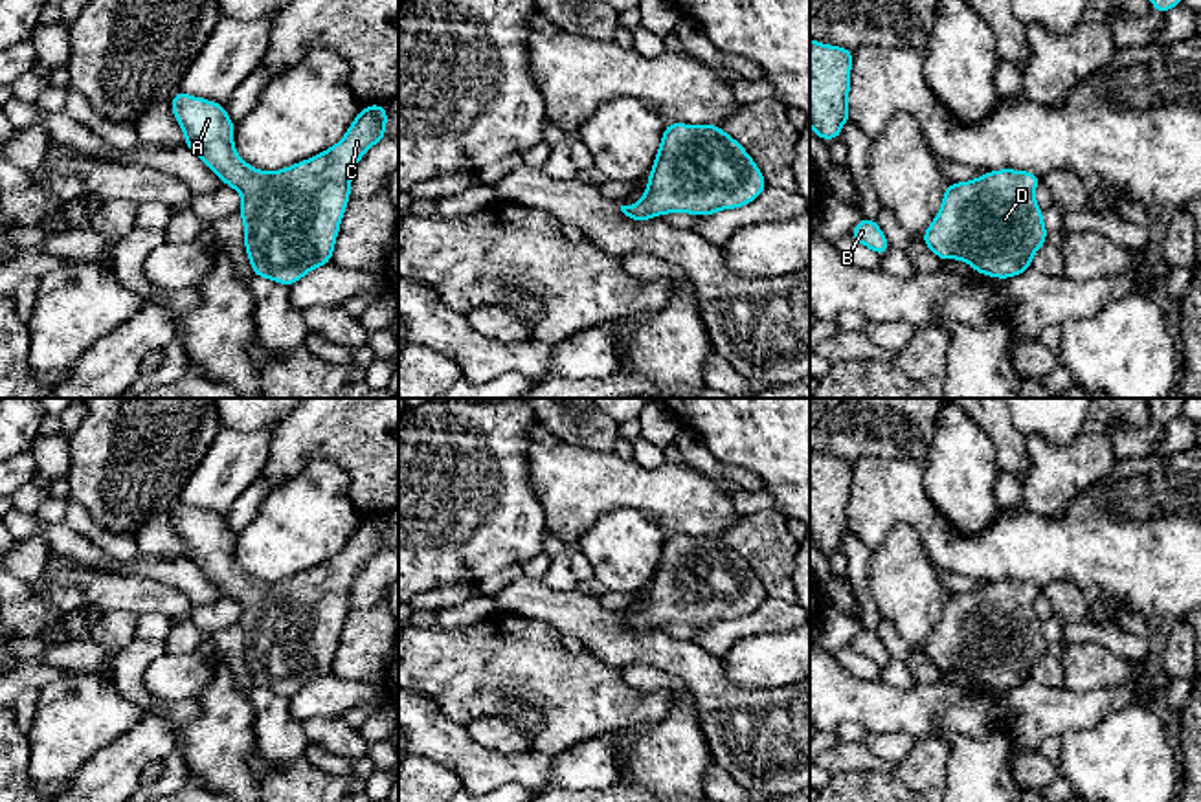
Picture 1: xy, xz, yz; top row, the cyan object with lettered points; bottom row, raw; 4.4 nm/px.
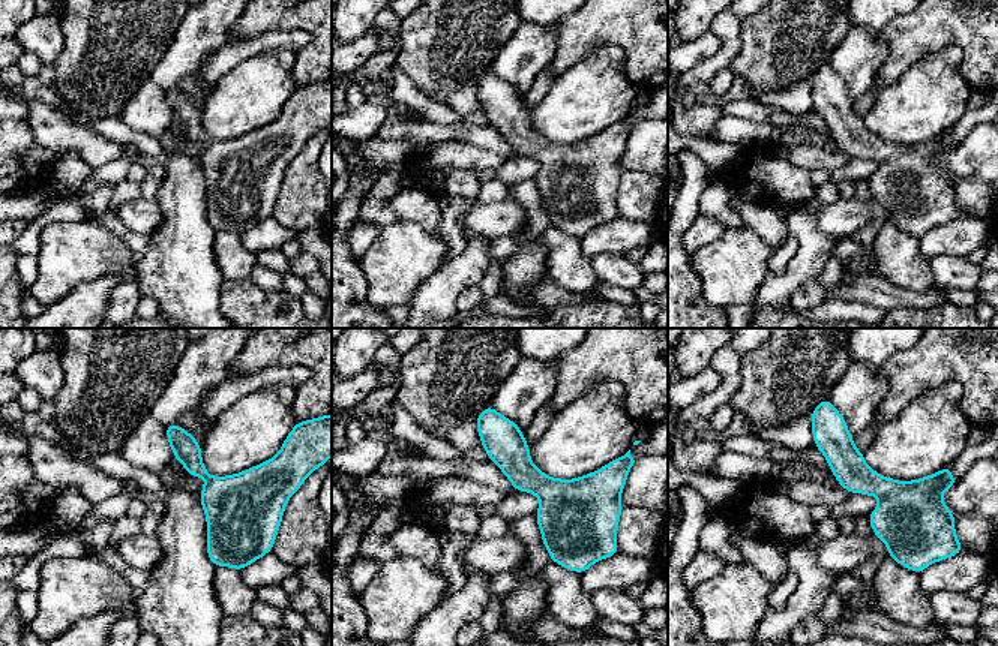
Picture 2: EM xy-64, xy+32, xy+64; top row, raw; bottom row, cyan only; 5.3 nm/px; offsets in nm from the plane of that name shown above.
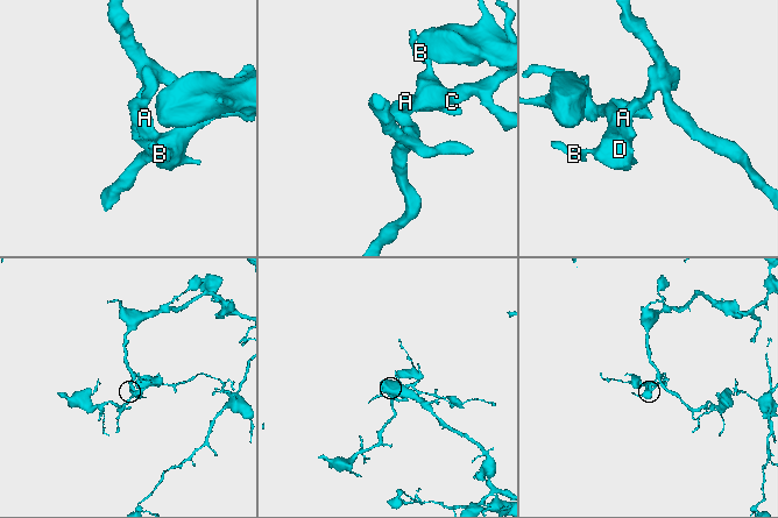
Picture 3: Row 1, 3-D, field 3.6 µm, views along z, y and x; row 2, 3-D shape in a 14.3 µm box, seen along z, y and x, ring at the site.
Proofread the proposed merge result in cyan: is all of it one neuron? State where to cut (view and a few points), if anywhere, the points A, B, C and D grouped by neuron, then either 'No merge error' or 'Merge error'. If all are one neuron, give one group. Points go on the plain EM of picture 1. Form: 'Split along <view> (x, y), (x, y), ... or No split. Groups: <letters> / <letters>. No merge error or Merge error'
No split. Groups: A B C D. No merge error

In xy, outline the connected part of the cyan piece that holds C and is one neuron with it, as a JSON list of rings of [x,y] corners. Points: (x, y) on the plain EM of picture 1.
[[[182,501],[169,516],[184,541],[184,558],[195,562],[211,584],[242,606],[239,626],[244,635],[252,686],[292,697],[310,681],[332,674],[342,628],[351,611],[354,580],[376,552],[387,551],[387,516],[364,518],[336,556],[286,580],[268,584],[253,580],[235,563],[235,534],[228,529],[226,516]]]

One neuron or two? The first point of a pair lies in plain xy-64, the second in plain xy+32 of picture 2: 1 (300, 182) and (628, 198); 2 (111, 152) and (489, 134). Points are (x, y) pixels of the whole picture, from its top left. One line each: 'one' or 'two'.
1: one
2: two

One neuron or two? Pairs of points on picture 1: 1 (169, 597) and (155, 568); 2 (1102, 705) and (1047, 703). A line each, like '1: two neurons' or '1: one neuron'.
1: two neurons
2: one neuron

